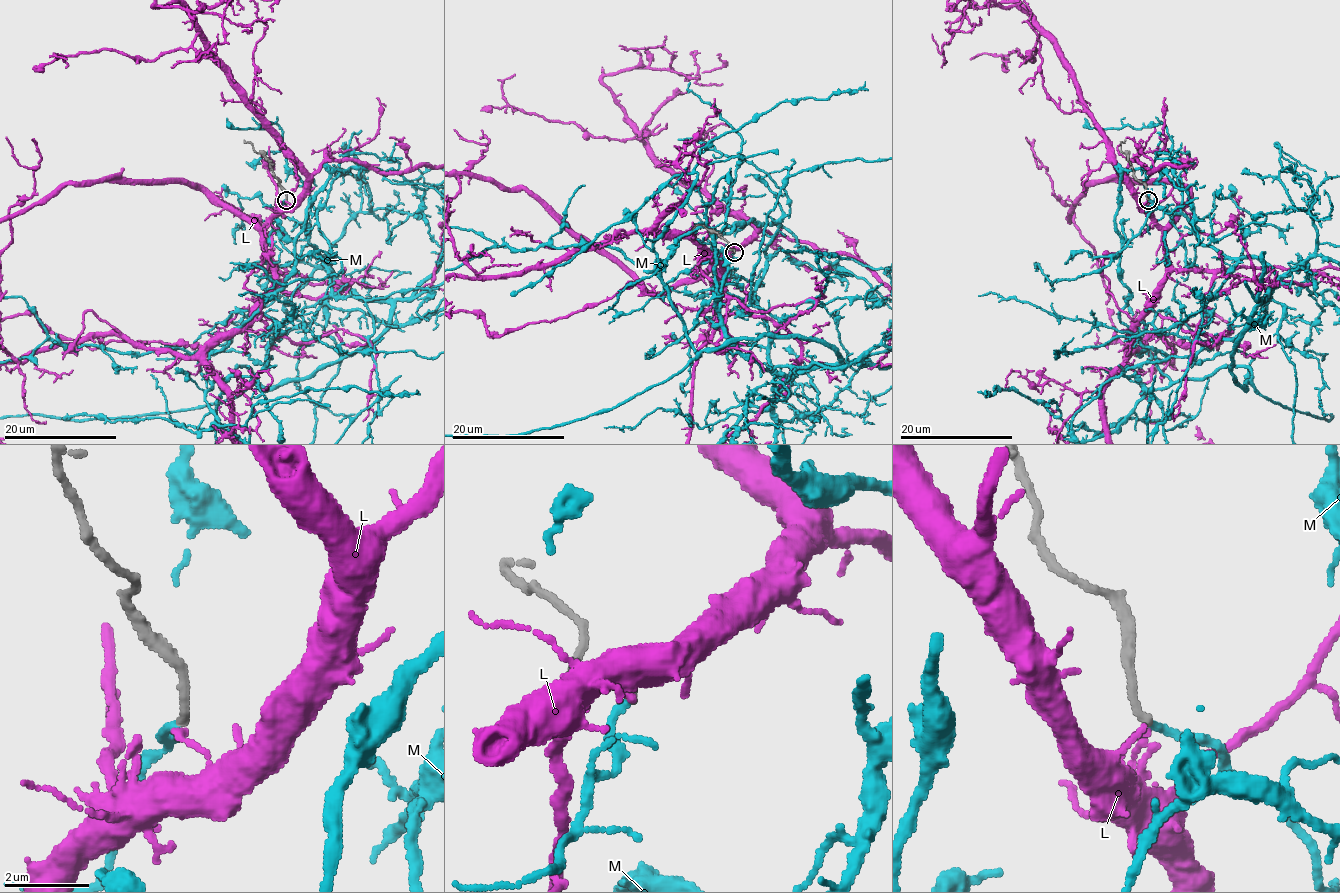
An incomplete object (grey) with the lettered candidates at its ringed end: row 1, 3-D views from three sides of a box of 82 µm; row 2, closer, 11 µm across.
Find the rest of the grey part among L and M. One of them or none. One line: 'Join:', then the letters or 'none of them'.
Join: M

